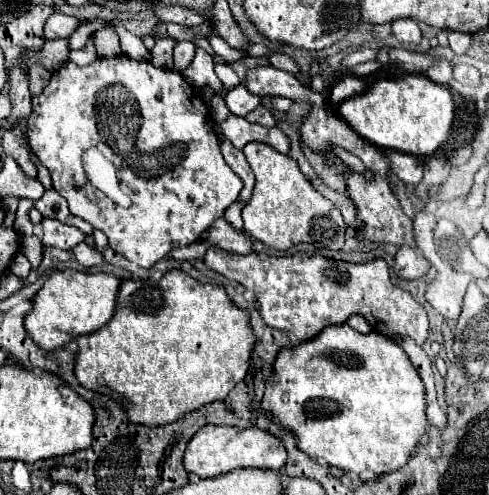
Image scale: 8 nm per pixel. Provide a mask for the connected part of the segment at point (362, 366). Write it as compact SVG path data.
M339 324L339 326L327 326L327 330L323 330L321 334L317 334L315 338L307 340L307 342L299 342L297 346L279 350L275 362L273 362L273 372L265 382L265 394L261 400L261 410L269 416L269 418L277 418L281 422L281 426L285 430L291 430L295 434L297 446L301 452L305 452L311 458L321 458L325 460L329 466L341 468L345 472L353 472L353 474L361 474L361 472L375 472L375 474L387 474L387 472L395 472L399 468L403 468L407 464L407 458L411 456L411 452L415 450L415 446L421 442L421 436L427 432L427 416L425 416L425 386L419 378L419 374L415 372L415 368L411 366L407 354L403 354L403 350L387 340L385 336L381 338L377 332L369 332L369 334L361 334L357 330L353 330L347 324Z

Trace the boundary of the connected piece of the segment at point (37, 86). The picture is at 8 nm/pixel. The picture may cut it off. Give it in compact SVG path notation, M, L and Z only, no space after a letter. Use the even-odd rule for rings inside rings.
M31 66L29 68L29 92L33 94L33 96L37 96L37 94L41 94L41 90L47 86L47 82L49 82L49 76L51 76L51 72L49 70L45 70L43 66Z

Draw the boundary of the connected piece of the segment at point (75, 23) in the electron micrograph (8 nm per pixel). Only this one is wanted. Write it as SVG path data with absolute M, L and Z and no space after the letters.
M53 12L53 14L47 18L47 24L45 24L45 38L47 38L47 40L69 38L81 24L83 24L83 20L79 20L79 18L75 18L75 16L67 16L67 14Z

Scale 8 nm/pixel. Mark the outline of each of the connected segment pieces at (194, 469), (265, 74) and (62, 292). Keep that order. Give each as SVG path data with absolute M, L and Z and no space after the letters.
M207 424L187 442L183 456L183 466L187 472L199 478L213 478L227 474L235 468L259 468L259 470L281 470L287 462L287 452L283 442L259 428L233 428L233 426L213 426Z
M275 66L251 68L247 70L245 78L247 90L257 96L285 96L291 100L303 100L307 96L307 90L293 74Z
M55 270L45 280L41 290L33 298L33 308L25 316L25 330L35 346L43 350L55 350L81 334L91 334L105 326L115 310L115 296L121 280L103 272L79 272L79 270Z

